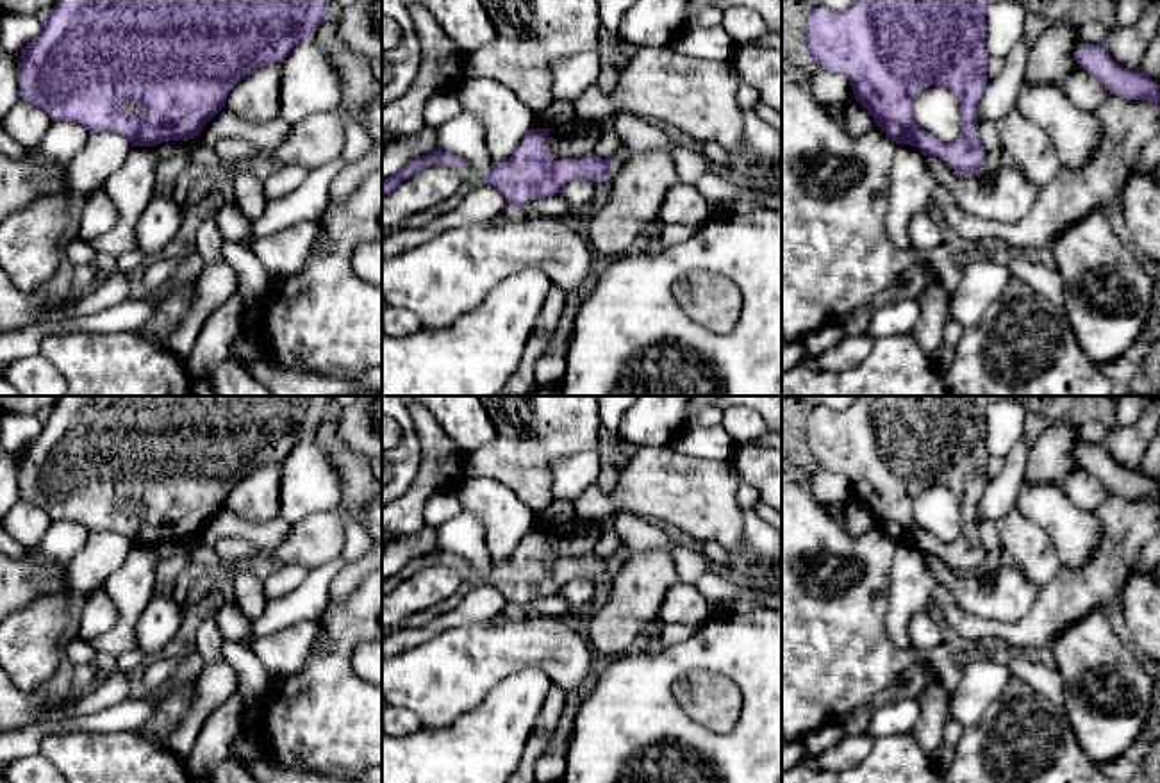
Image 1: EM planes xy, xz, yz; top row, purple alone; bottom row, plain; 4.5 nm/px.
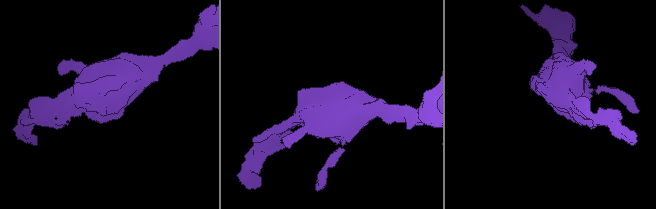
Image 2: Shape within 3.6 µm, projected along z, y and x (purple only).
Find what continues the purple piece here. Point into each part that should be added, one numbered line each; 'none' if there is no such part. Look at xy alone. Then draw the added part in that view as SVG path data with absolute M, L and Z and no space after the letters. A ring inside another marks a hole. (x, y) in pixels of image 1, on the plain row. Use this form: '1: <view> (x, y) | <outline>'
none

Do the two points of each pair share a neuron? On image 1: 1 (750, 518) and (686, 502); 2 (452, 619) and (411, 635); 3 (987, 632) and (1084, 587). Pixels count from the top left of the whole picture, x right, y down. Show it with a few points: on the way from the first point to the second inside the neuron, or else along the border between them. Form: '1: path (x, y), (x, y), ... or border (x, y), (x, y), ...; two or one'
1: border (743, 514), (743, 539), (729, 552); two
2: path (441, 621), (422, 634); one
3: path (1010, 632), (1035, 630), (1060, 605); one

